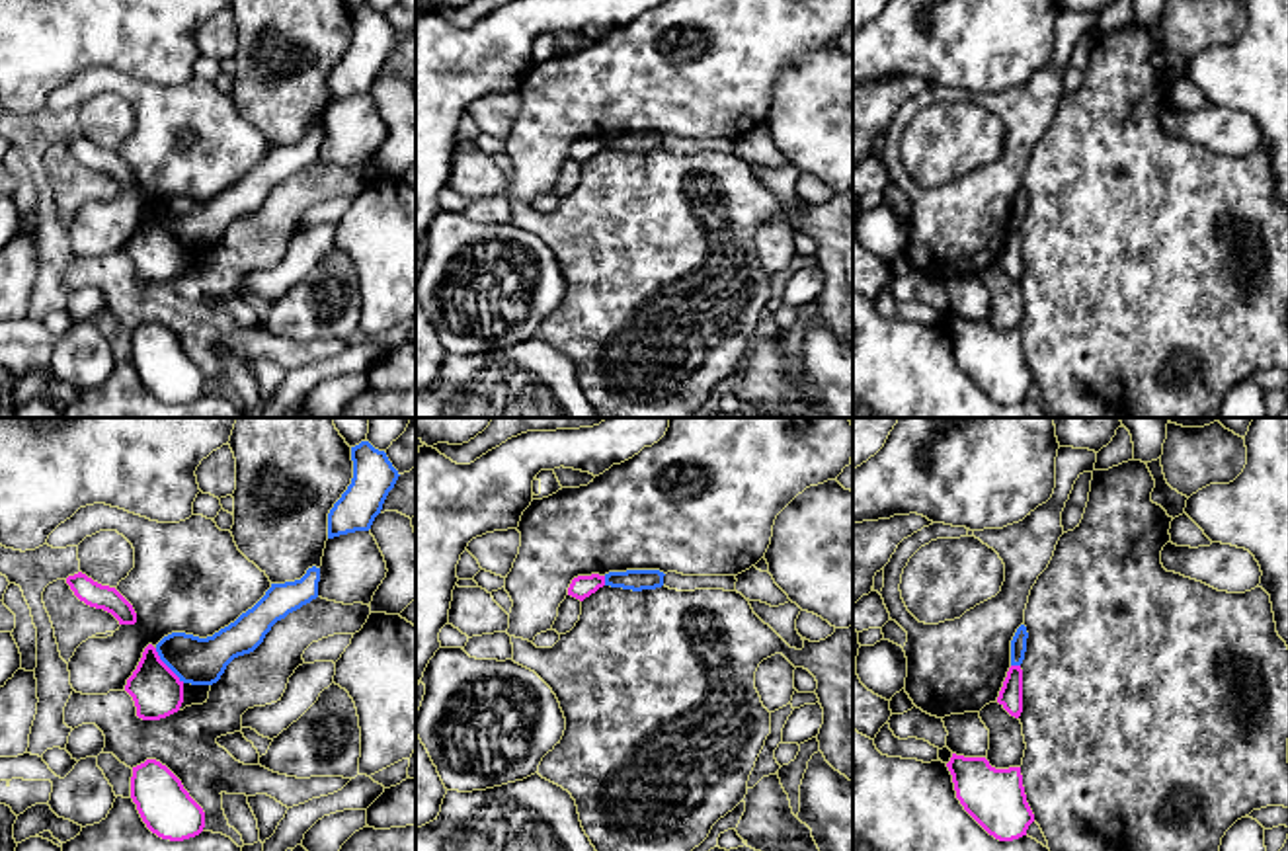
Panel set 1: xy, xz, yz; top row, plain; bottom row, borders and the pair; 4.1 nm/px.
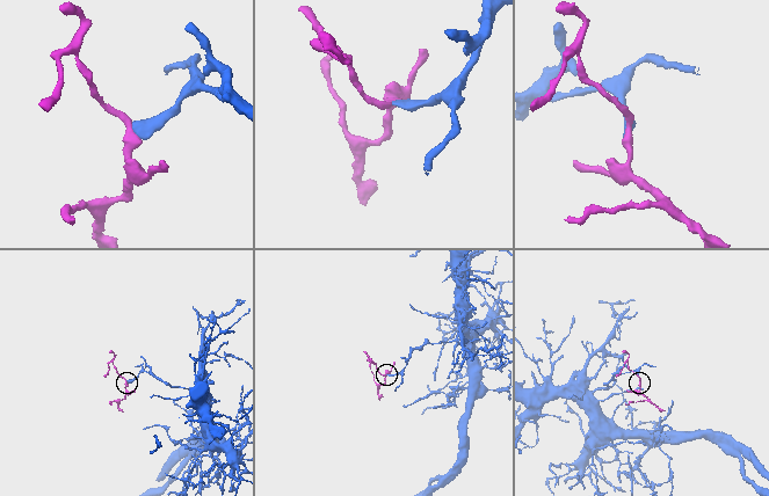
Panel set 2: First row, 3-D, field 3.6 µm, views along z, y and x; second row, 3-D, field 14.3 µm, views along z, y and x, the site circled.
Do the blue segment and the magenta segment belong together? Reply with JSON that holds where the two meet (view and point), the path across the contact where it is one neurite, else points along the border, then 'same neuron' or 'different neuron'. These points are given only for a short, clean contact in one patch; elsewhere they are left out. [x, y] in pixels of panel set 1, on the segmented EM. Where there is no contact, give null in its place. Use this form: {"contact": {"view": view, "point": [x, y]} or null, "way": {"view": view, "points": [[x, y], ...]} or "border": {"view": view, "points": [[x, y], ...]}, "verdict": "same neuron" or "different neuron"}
{"contact": {"view": "xy", "point": [168, 666]}, "border": {"view": "xy", "points": [[155, 648], [184, 682]]}, "verdict": "different neuron"}

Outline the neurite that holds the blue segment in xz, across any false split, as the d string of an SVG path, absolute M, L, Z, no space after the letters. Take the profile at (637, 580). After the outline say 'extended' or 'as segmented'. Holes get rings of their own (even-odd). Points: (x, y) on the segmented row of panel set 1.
M626 570L605 574L605 586L632 591L656 589L664 586L664 572L660 570Z | as segmented

